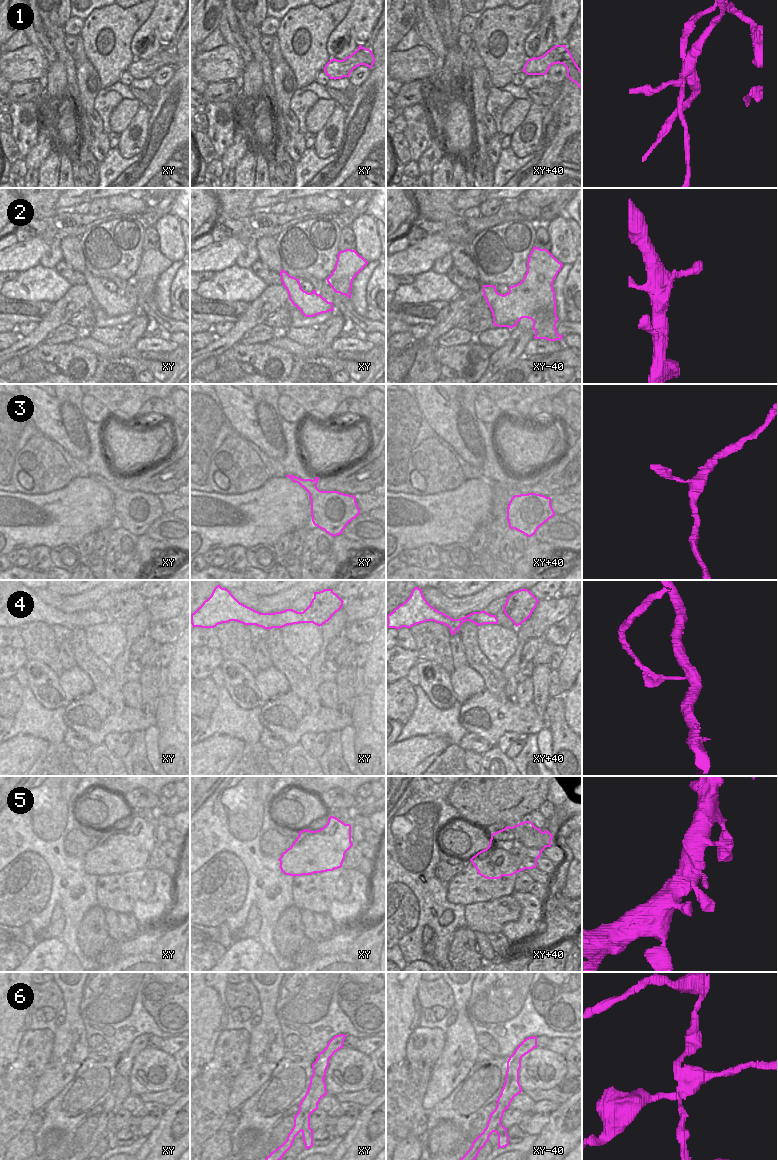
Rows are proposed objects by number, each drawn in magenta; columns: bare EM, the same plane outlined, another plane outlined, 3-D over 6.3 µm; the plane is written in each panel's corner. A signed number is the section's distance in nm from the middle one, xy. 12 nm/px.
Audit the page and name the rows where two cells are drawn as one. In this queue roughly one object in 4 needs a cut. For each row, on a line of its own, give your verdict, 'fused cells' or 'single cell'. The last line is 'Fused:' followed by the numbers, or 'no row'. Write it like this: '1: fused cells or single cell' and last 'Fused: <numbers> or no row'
1: fused cells
2: single cell
3: single cell
4: single cell
5: single cell
6: fused cells
Fused: 1, 6

